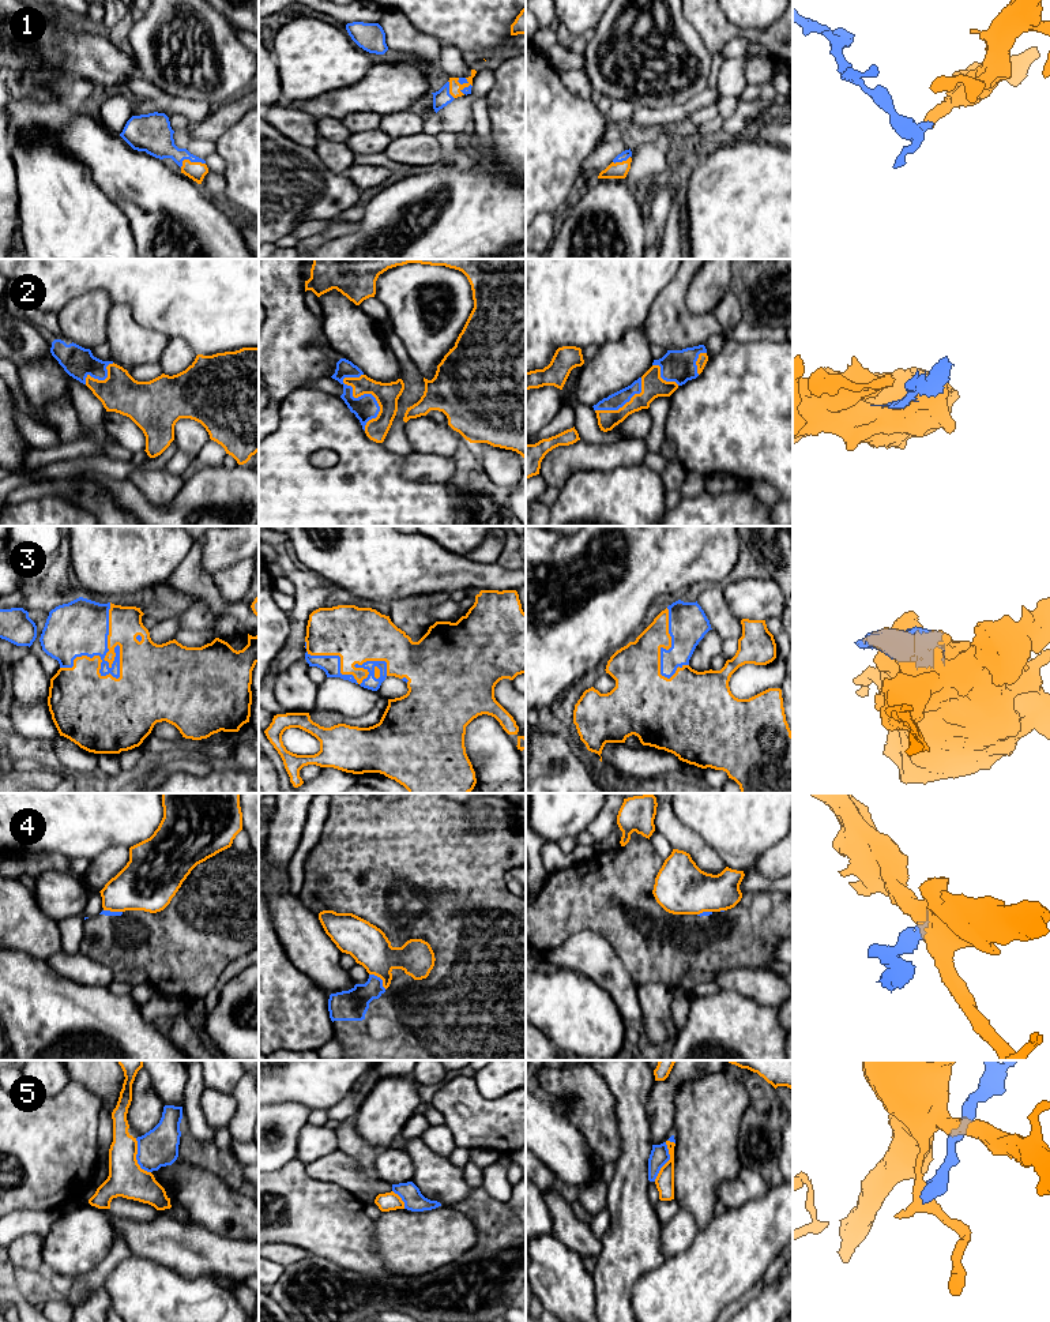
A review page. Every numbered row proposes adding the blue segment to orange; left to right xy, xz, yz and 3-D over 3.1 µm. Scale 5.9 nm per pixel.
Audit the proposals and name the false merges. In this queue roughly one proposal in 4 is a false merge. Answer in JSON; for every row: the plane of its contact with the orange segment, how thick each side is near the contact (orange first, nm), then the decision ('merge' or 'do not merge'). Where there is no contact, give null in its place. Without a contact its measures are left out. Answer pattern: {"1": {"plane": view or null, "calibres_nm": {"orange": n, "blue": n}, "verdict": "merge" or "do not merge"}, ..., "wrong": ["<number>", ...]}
{"1": {"plane": "xy", "calibres_nm": {"orange": 110, "blue": 200}, "verdict": "merge"}, "2": {"plane": "xz", "calibres_nm": {"orange": 140, "blue": 150}, "verdict": "merge"}, "3": {"plane": "xy", "calibres_nm": {"orange": 320, "blue": 320}, "verdict": "merge"}, "4": {"plane": "xz", "calibres_nm": {"orange": 240, "blue": 180}, "verdict": "do not merge"}, "5": {"plane": "yz", "calibres_nm": {"orange": 110, "blue": 110}, "verdict": "do not merge"}, "wrong": ["4", "5"]}

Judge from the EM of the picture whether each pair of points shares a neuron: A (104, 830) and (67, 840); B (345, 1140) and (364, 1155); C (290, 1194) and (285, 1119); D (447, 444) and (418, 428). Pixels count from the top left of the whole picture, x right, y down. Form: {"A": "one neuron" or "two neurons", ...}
{"A": "one neuron", "B": "one neuron", "C": "two neurons", "D": "one neuron"}

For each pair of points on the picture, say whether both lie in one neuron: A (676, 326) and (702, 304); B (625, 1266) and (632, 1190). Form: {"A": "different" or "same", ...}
{"A": "different", "B": "same"}

